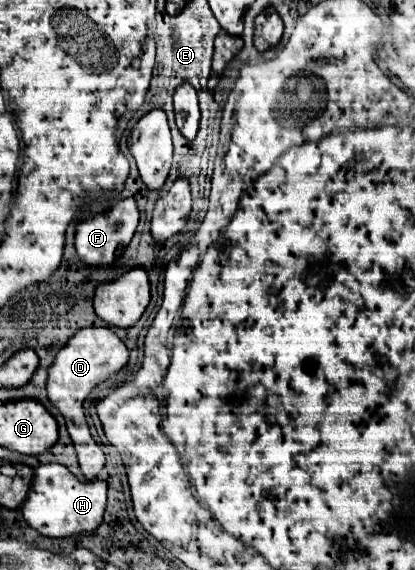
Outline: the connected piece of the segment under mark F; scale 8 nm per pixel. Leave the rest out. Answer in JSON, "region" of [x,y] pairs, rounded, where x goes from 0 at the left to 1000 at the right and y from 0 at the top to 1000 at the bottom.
{"region":[[[304,347],[289,351],[270,361],[265,372],[255,375],[231,375],[222,382],[198,386],[183,396],[183,439],[188,449],[207,460],[207,463],[260,463],[260,456],[280,456],[284,442],[299,439],[308,432],[308,425],[323,414],[323,404],[333,396],[333,382],[337,382],[337,368],[323,347]]]}

